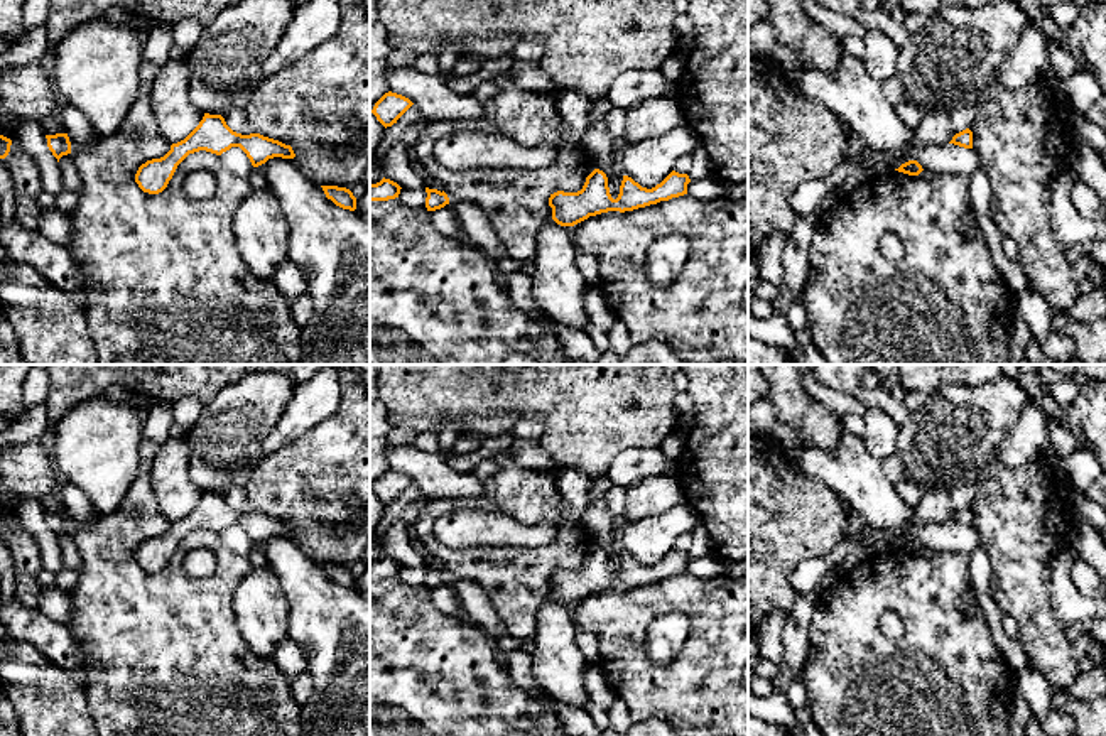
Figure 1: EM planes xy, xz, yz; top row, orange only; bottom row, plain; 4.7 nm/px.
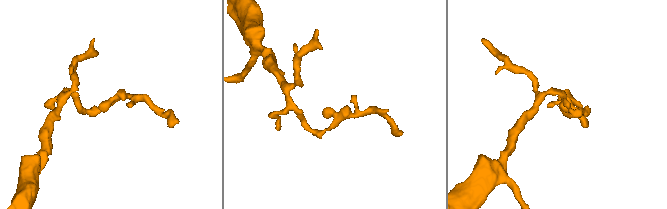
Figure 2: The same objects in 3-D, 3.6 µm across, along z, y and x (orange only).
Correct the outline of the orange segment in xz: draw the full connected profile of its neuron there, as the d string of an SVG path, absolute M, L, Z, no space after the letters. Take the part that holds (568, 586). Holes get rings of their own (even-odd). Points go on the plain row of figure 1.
M594 547L588 555L581 569L564 571L557 569L550 572L549 584L552 586L552 598L561 604L574 604L589 594L596 594L608 589L633 589L660 579L669 579L687 572L687 562L691 560L687 552L672 549L660 562L652 567L642 566L632 555L623 554L620 572L611 576L608 566L608 555L603 549Z

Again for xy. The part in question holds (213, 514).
M204 491L199 503L184 518L172 522L164 535L142 542L135 552L135 560L144 571L159 572L167 566L177 544L189 532L206 528L221 533L231 525L240 525L253 545L258 545L274 535L295 535L290 523L260 511L236 511L226 503L221 493Z

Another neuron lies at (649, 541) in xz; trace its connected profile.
M616 483L603 493L603 498L610 517L623 522L623 552L647 567L660 562L674 549L675 538L684 532L691 532L699 522L697 515L686 503L662 515L640 520L628 518L625 488Z

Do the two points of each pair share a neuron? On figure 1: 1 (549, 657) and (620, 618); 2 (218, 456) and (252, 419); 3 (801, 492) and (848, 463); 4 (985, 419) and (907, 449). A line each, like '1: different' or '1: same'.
1: different
2: same
3: different
4: same

